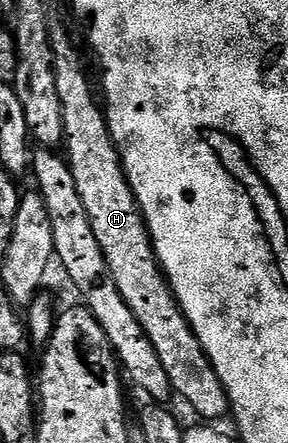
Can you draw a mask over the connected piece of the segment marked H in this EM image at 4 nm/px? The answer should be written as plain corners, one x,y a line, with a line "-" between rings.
57,16
50,17
49,31
51,32
53,59
57,69
59,104
63,108
63,132
65,133
63,154
71,168
71,176
75,176
75,185
79,187
79,197
83,200
83,208
87,208
87,220
91,220
91,229
95,231
95,240
99,240
99,248
107,260
107,268
111,268
111,276
115,280
119,292
123,295
123,300
127,300
127,308
131,308
135,320
139,320
139,325
143,327
147,340
151,340
152,346
155,347
155,352
159,355
160,362
163,363
163,369
167,372
167,380
171,380
173,385
174,395
178,399
181,397
201,417
198,419
209,424
217,424
224,414
226,417
230,413
227,392
223,388
207,352
203,352
203,344
199,344
191,324
181,311
177,297
174,296
173,290
169,286
169,279
161,271
161,263
157,261
157,253
153,251
153,241
149,235
145,217
141,215
141,209
133,195
129,178
125,175
121,153
113,143
102,103
99,101
98,95
97,98
93,95
93,86
89,83
85,62
81,59
81,54
77,51
77,46
73,43
68,28
57,19

